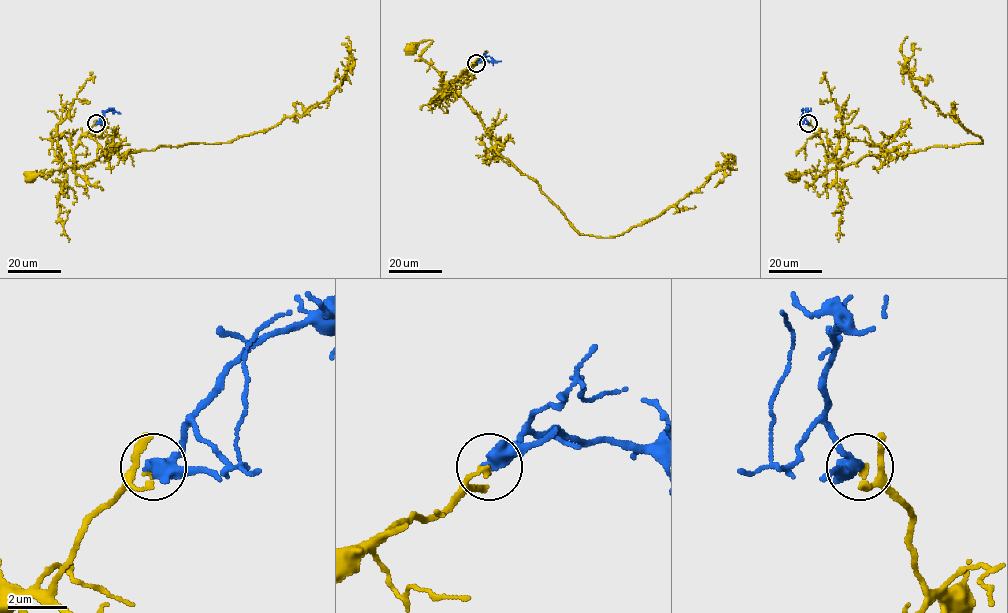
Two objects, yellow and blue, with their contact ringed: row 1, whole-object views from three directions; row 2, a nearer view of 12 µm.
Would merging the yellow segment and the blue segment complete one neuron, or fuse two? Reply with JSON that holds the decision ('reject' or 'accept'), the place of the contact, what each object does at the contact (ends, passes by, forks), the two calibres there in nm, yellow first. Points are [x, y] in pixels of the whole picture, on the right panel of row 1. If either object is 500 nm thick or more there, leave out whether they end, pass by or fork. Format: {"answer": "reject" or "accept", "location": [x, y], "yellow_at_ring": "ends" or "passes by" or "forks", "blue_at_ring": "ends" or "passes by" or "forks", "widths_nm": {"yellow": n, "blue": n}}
{"answer": "reject", "location": [808, 123], "yellow_at_ring": "ends", "blue_at_ring": "passes by", "widths_nm": {"yellow": 200, "blue": 400}}

